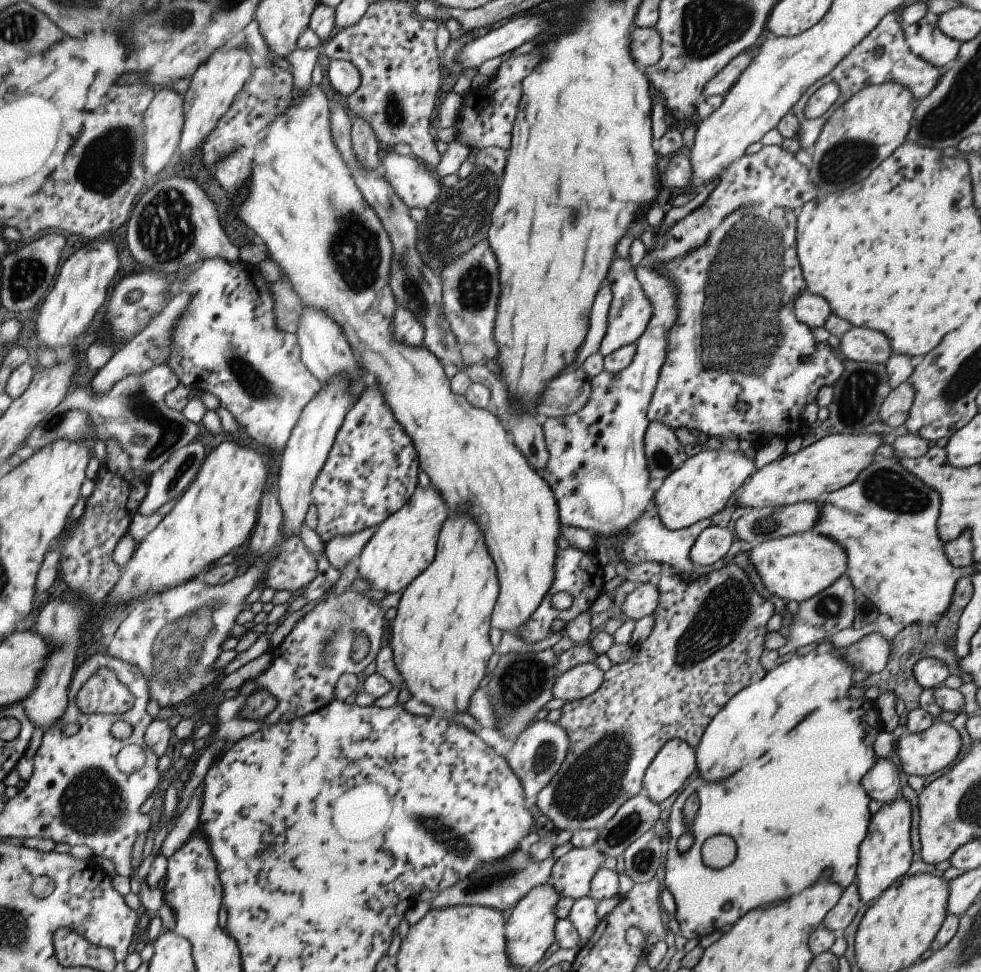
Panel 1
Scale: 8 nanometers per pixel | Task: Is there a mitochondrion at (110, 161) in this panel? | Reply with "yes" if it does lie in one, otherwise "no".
yes

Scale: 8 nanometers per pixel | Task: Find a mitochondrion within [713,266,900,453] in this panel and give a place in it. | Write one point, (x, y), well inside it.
(858, 395)

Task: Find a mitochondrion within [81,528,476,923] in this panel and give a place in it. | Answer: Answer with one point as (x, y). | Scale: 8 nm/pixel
(181, 653)

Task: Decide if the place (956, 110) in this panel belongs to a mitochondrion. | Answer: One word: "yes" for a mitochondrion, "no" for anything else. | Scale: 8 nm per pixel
yes

